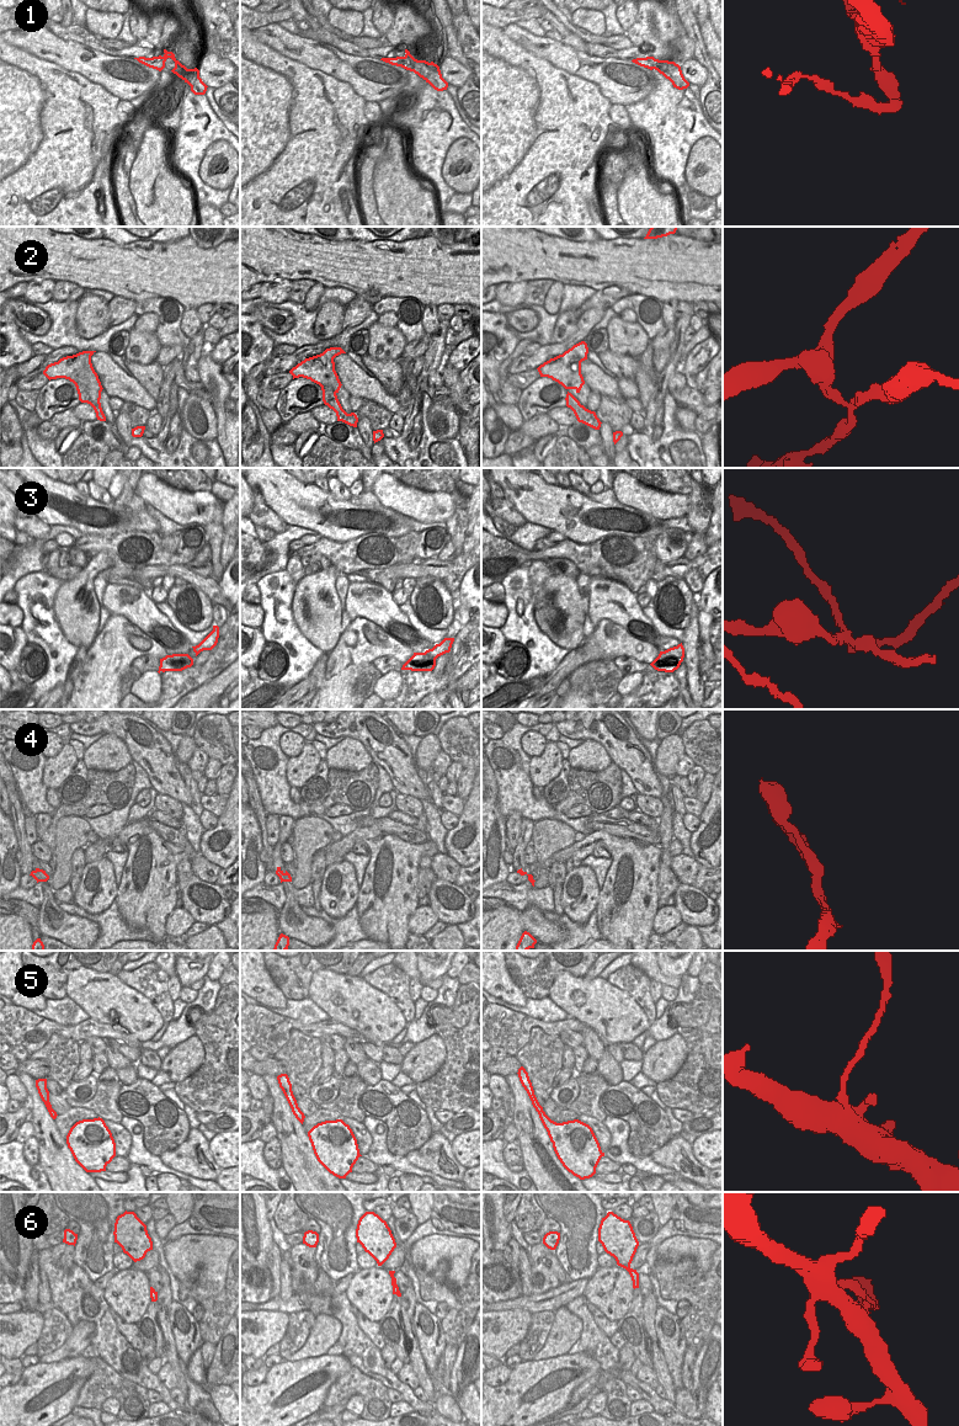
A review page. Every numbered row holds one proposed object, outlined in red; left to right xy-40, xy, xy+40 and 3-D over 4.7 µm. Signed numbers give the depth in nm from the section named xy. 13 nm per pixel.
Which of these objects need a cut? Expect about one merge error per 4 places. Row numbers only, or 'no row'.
1, 2, 3, 5

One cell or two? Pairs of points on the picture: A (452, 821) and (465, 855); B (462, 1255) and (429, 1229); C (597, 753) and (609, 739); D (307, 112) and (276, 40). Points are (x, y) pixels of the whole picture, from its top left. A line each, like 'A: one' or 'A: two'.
A: two
B: two
C: two
D: two

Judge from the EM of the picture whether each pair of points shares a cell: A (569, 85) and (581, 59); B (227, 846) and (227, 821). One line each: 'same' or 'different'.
A: different
B: same

